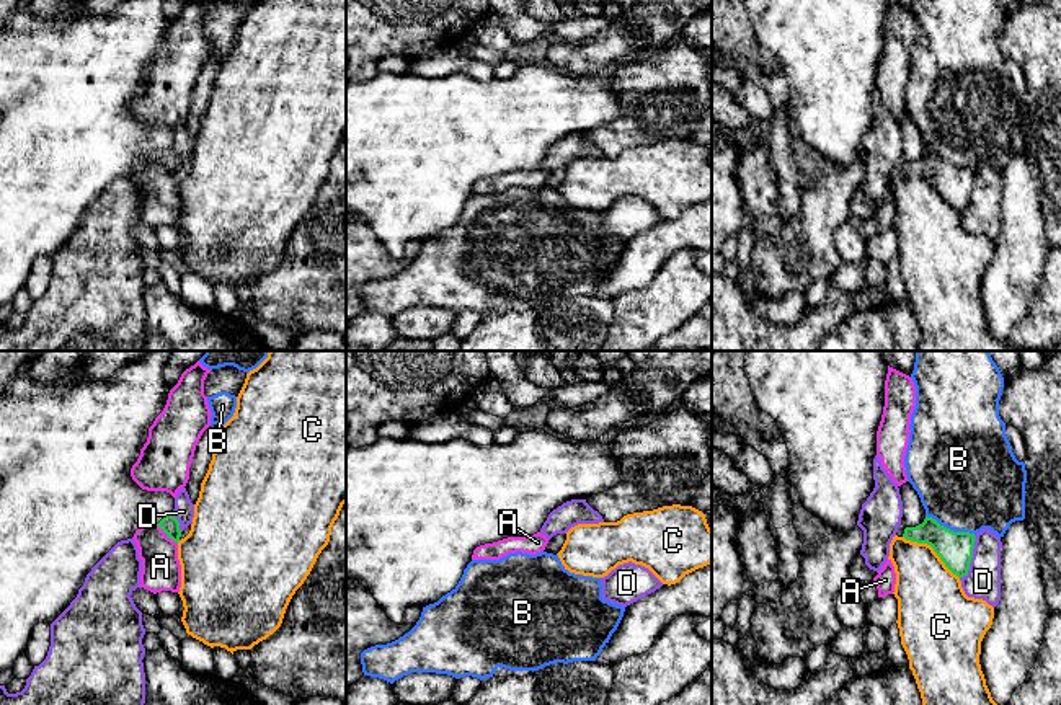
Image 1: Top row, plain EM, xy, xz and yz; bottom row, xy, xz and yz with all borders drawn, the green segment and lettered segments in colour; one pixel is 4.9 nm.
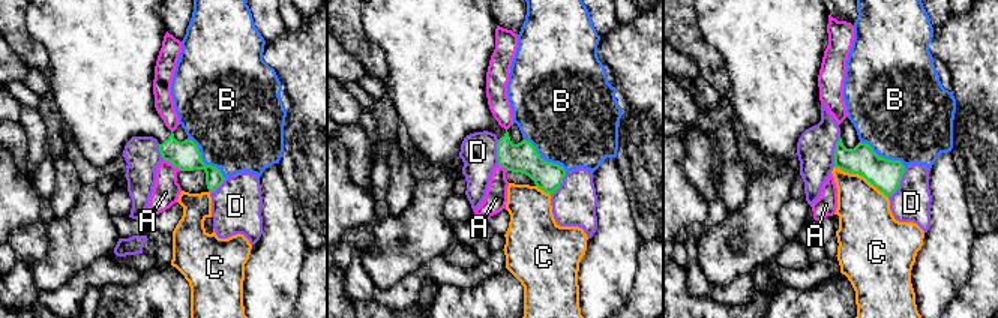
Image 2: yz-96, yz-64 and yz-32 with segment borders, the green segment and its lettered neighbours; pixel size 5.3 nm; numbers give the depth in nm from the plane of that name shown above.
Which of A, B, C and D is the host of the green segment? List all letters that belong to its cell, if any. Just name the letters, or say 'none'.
none

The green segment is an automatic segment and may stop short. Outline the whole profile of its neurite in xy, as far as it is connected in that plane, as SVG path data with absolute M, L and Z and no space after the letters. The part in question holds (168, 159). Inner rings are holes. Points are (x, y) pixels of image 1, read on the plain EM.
M70 0L67 8L52 16L33 15L20 7L0 28L0 307L11 304L26 284L31 264L38 258L52 258L77 232L91 202L121 175L132 173L135 165L157 158L173 176L180 176L180 157L173 149L175 132L166 126L142 124L131 111L131 103L147 77L149 62L163 46L170 21L165 15L165 0L124 0L108 13L87 13L83 0Z

